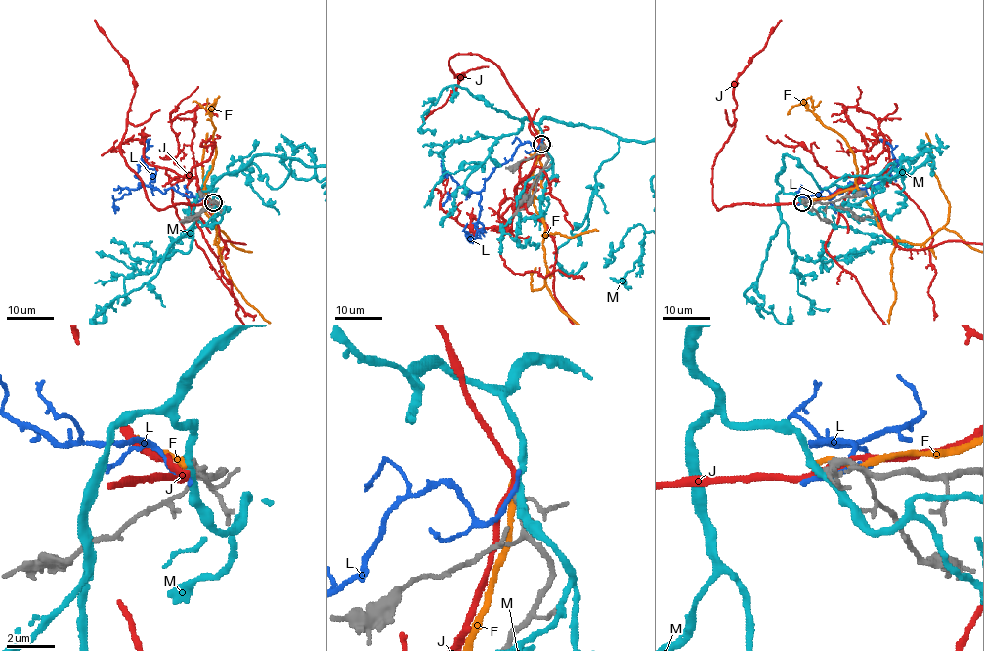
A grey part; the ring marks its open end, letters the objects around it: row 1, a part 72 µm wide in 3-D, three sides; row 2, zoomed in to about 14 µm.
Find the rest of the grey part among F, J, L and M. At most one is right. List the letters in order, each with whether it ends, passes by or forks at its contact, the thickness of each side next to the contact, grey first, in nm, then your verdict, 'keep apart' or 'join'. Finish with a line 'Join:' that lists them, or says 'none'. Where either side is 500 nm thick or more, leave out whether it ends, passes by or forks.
F: it ends | 320/320 nm | keep apart
J: it passes by | 280/240 nm | keep apart
L: it ends | 280/240 nm | keep apart
M: it passes by | 280/260 nm | keep apart
Join: none

